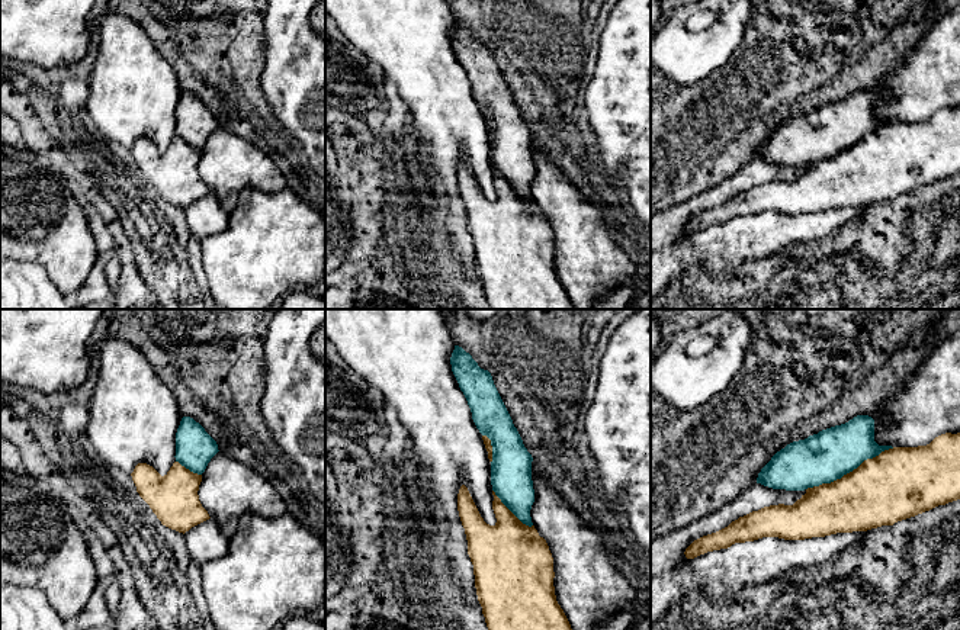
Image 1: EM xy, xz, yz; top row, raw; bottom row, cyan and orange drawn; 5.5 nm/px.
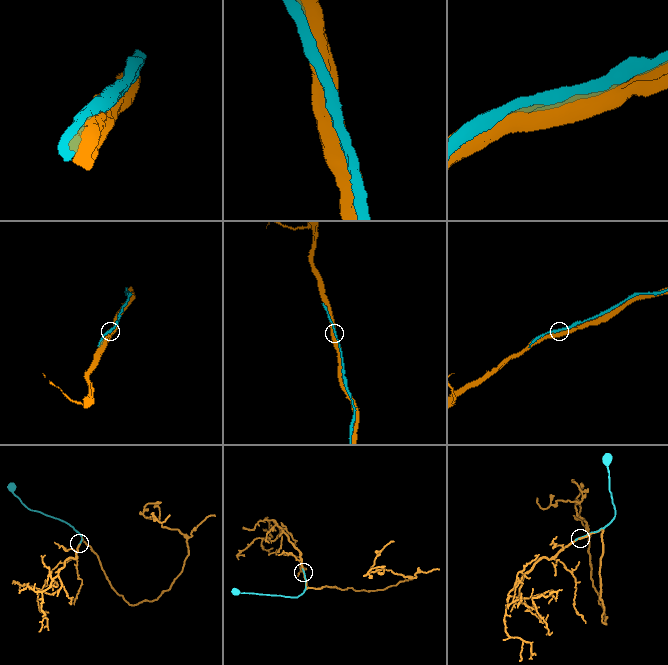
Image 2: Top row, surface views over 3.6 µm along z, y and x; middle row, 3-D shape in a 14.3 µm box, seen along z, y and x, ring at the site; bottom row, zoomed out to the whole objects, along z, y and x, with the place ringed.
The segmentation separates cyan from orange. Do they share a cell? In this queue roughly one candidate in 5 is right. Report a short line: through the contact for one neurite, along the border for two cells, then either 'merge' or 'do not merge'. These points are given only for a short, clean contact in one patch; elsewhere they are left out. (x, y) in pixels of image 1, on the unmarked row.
merge

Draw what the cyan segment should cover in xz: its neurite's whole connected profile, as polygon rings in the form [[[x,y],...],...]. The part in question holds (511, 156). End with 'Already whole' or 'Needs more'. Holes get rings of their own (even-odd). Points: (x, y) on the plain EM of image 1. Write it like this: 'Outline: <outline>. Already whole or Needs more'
Outline: [[[455,20],[450,39],[471,83],[472,94],[482,109],[491,136],[492,184],[497,193],[494,200],[484,196],[465,160],[457,168],[457,186],[465,203],[476,270],[487,302],[491,309],[574,309],[556,276],[552,228],[530,192],[534,177],[533,132],[524,122],[491,48],[481,44],[472,30],[459,20]]]. Needs more

